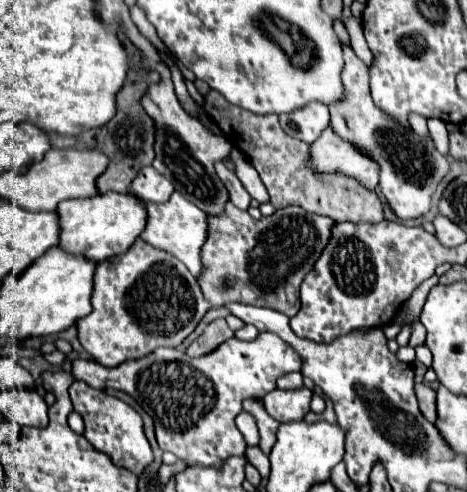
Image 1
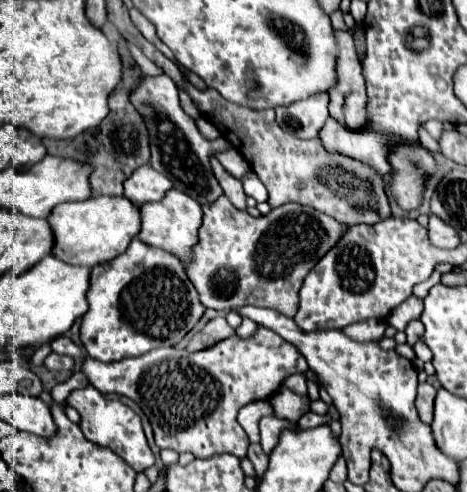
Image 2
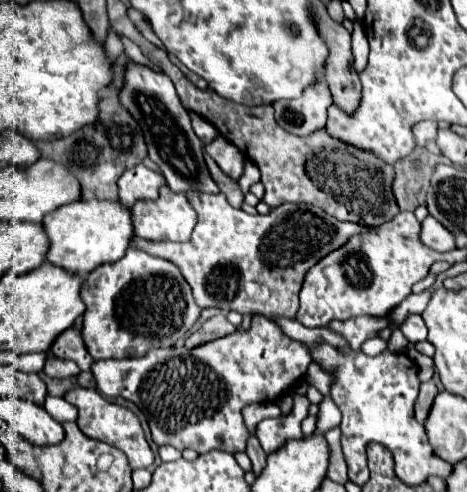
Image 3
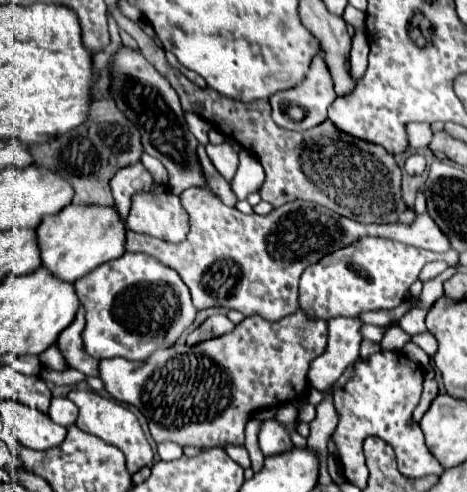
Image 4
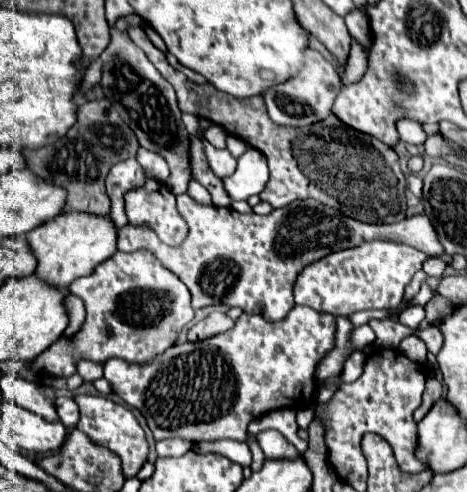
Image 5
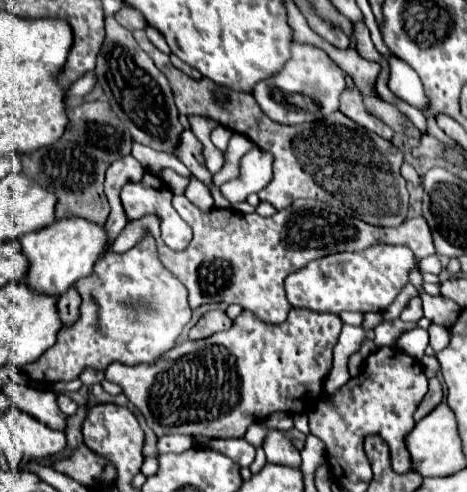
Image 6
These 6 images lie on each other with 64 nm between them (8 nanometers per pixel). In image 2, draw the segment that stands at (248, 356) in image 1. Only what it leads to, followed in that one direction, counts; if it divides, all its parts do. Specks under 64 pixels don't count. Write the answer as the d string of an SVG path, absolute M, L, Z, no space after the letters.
M258 326L250 338L234 334L198 352L172 346L120 362L100 362L94 358L82 362L82 372L94 388L102 394L126 396L142 408L152 424L158 448L172 448L180 454L192 452L196 458L224 452L244 458L250 440L236 420L238 410L254 400L268 400L288 376L304 374L306 370L308 362L300 350L264 326Z

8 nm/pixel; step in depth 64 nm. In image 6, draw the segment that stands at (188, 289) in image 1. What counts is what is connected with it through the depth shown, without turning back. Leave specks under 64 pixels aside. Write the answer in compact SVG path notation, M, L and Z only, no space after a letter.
M144 234L144 238L124 254L106 252L96 262L94 272L78 280L74 287L82 299L80 316L74 324L60 328L56 344L48 348L40 360L22 368L32 382L70 382L86 368L106 370L112 362L128 366L154 362L176 344L182 328L190 322L188 292L160 262L156 242L150 234Z

